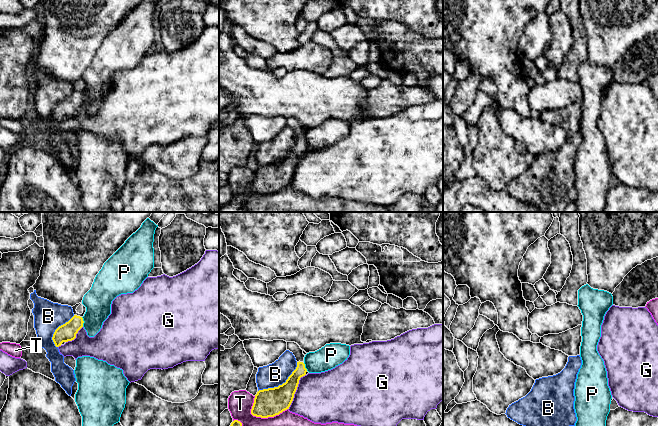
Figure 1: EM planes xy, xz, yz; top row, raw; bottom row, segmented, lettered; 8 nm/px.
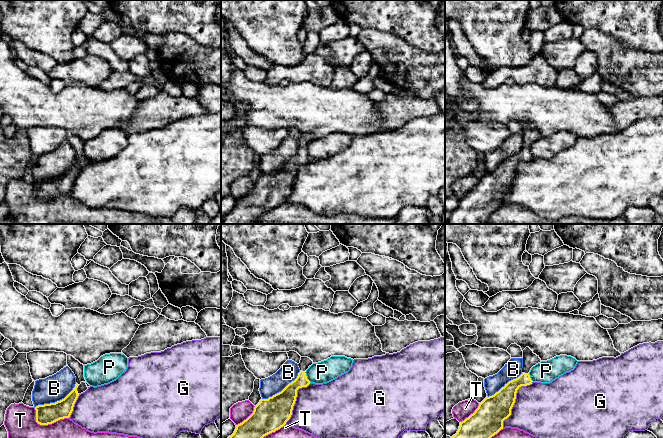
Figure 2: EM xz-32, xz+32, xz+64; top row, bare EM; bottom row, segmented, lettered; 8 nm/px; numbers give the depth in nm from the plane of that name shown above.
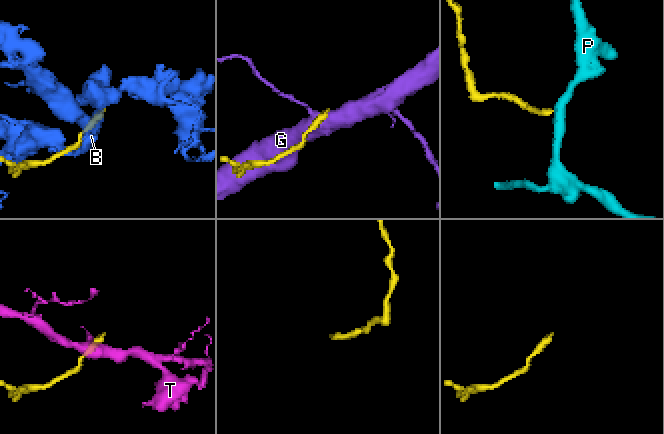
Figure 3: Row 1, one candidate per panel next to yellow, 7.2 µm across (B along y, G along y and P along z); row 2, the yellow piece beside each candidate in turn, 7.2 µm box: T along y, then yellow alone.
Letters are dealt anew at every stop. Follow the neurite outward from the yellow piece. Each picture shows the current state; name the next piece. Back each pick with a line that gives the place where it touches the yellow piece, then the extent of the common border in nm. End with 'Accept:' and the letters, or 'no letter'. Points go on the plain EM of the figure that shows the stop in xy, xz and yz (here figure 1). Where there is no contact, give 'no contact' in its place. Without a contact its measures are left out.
Accept: no letter

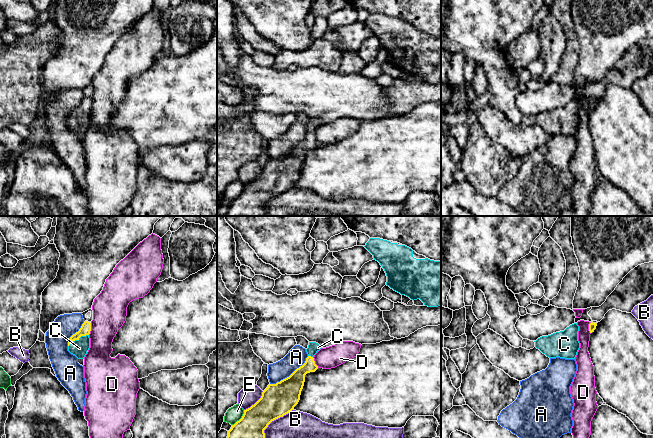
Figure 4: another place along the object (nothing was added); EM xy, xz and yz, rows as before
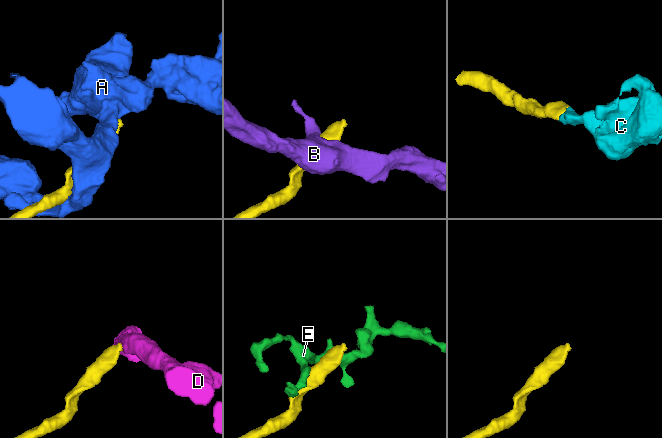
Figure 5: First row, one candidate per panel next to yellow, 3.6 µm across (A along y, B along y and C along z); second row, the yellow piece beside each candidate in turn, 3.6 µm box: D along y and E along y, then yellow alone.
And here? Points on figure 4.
C: xy (77, 115) | 190 nm
Accept: C

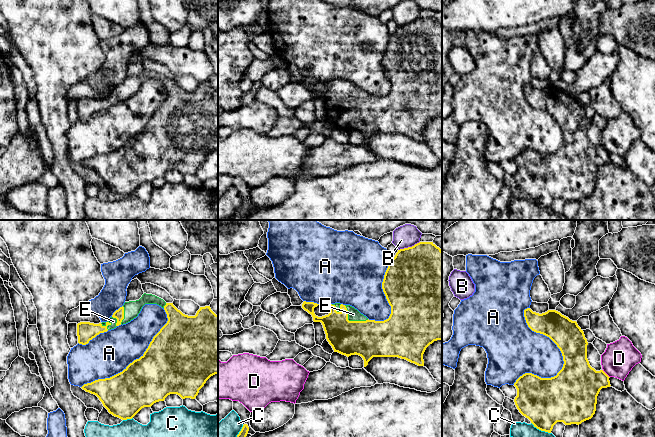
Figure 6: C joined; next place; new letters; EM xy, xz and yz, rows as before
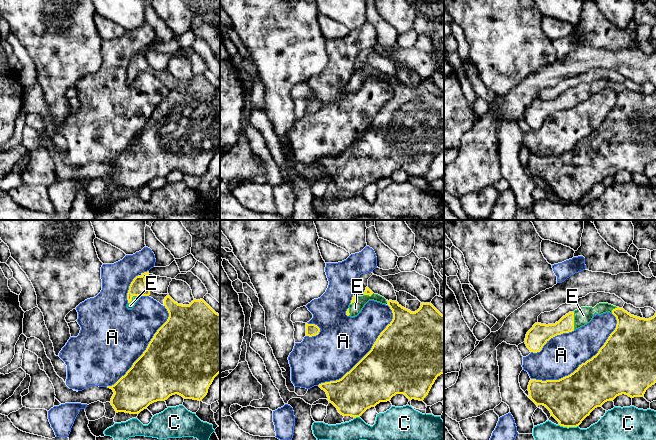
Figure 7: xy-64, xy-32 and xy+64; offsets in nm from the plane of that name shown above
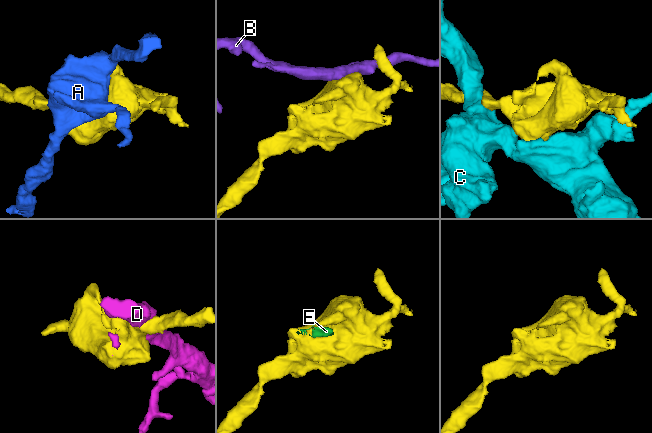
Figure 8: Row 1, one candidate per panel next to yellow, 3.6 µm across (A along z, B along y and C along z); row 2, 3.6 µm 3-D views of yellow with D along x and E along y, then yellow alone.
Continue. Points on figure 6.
E: xz (351, 97) | 240 nm
Accept: E

